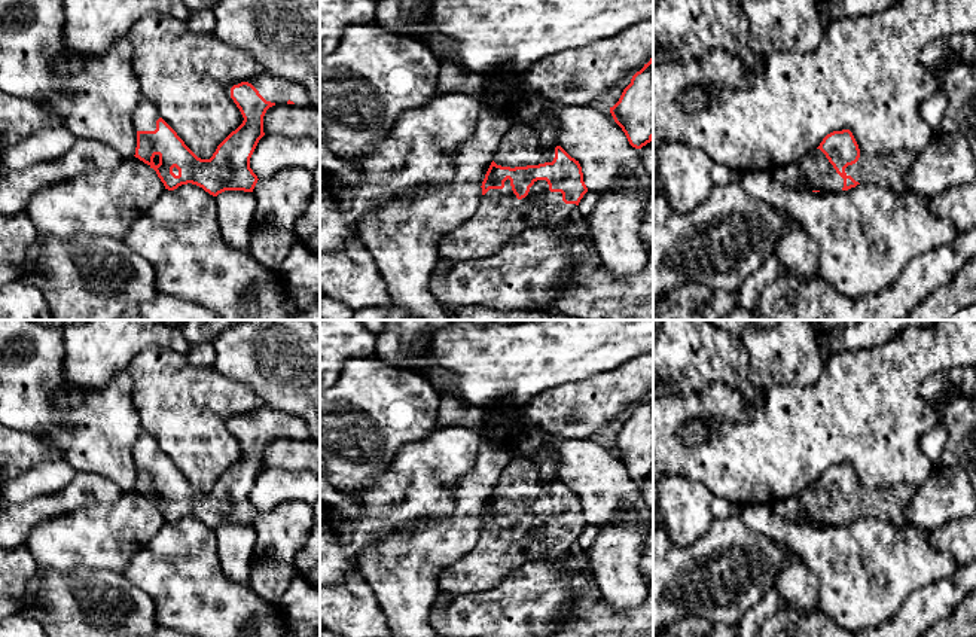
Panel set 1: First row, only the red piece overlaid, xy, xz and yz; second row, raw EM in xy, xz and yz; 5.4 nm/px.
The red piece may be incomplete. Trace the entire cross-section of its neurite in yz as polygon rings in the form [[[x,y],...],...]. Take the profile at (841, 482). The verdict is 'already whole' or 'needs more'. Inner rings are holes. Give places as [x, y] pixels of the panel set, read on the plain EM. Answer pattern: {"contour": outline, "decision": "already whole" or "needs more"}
{"contour": [[[850,463],[833,464],[796,496],[802,509],[799,524],[839,525],[869,516],[902,527],[908,522],[905,509],[914,493],[906,484],[867,490]]], "decision": "needs more"}

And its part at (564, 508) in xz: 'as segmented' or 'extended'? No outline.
extended

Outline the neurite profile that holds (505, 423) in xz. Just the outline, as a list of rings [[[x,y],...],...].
[[[501,396],[485,406],[485,409],[484,438],[501,445],[515,455],[522,455],[533,461],[537,466],[540,481],[548,482],[558,479],[555,452],[546,445],[539,446],[531,454],[522,454],[518,449],[519,439],[534,430],[534,427],[525,421],[524,405],[515,403],[510,396]]]

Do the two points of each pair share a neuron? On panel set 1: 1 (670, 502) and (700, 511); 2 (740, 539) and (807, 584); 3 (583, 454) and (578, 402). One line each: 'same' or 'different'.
1: same
2: different
3: different

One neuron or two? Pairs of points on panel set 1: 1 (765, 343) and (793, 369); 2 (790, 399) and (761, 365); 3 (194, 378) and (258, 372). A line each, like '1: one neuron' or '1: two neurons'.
1: one neuron
2: two neurons
3: two neurons

